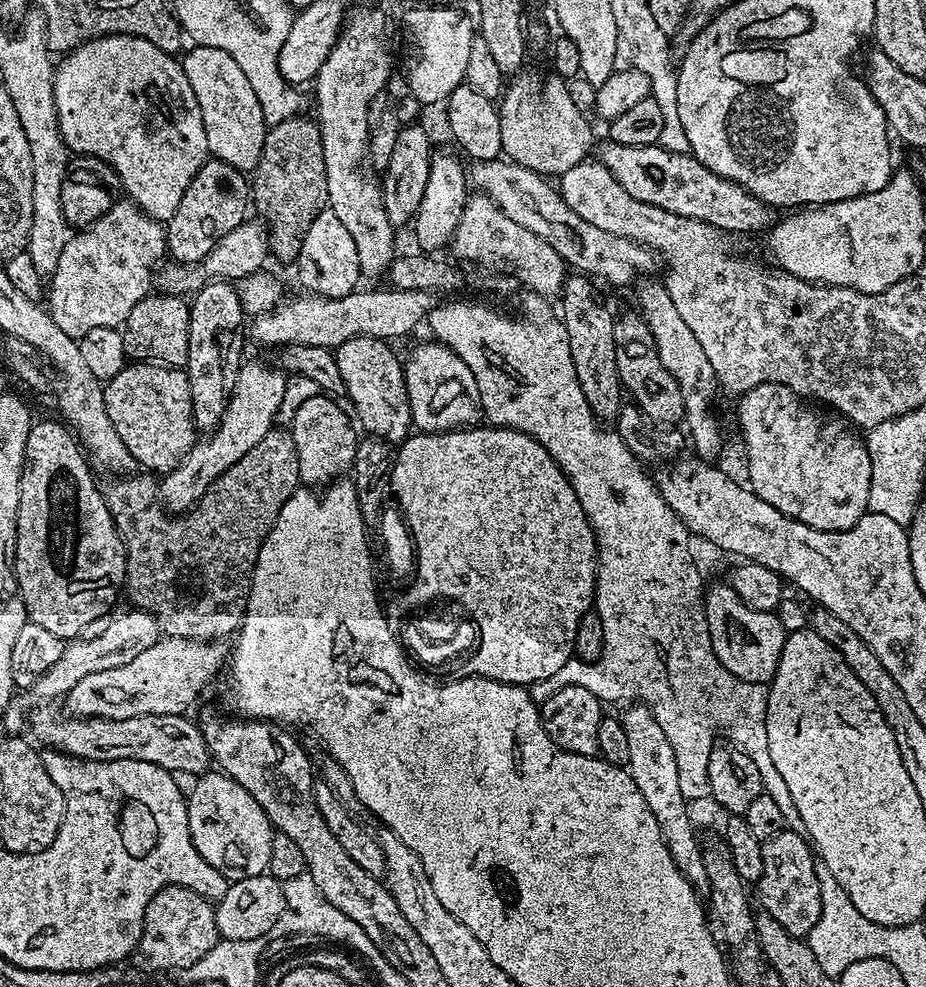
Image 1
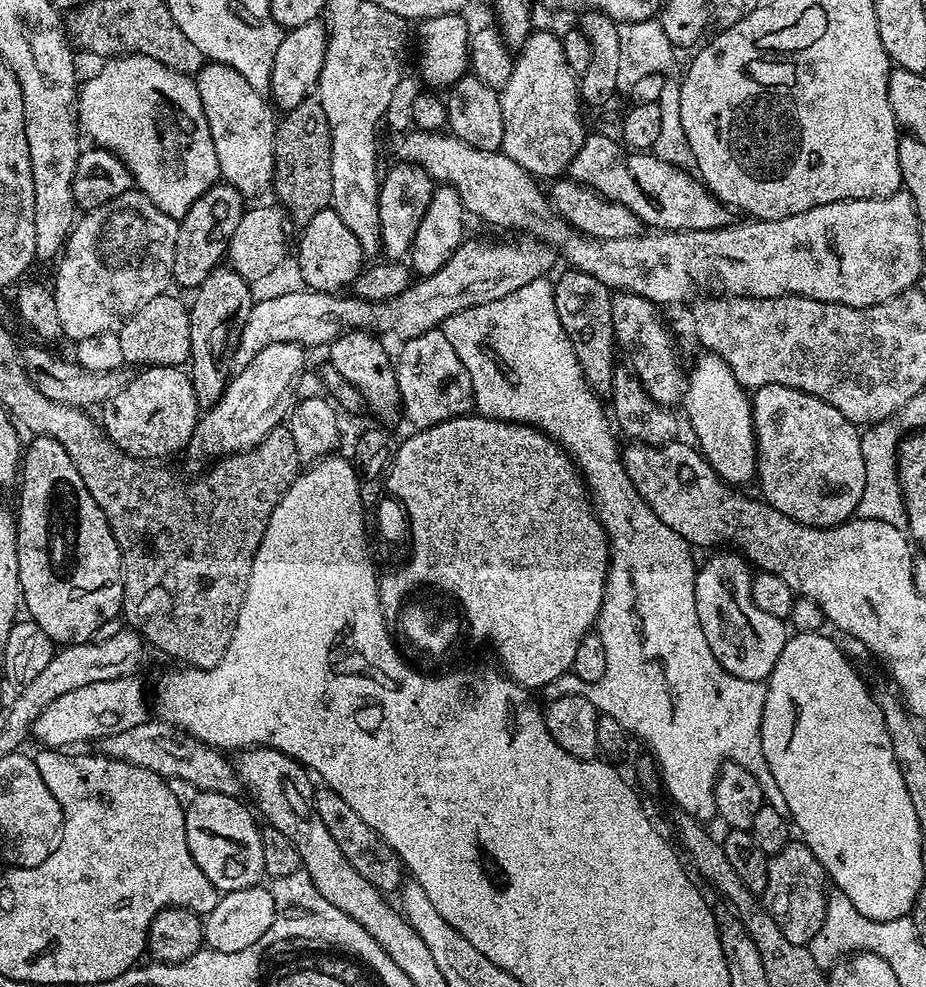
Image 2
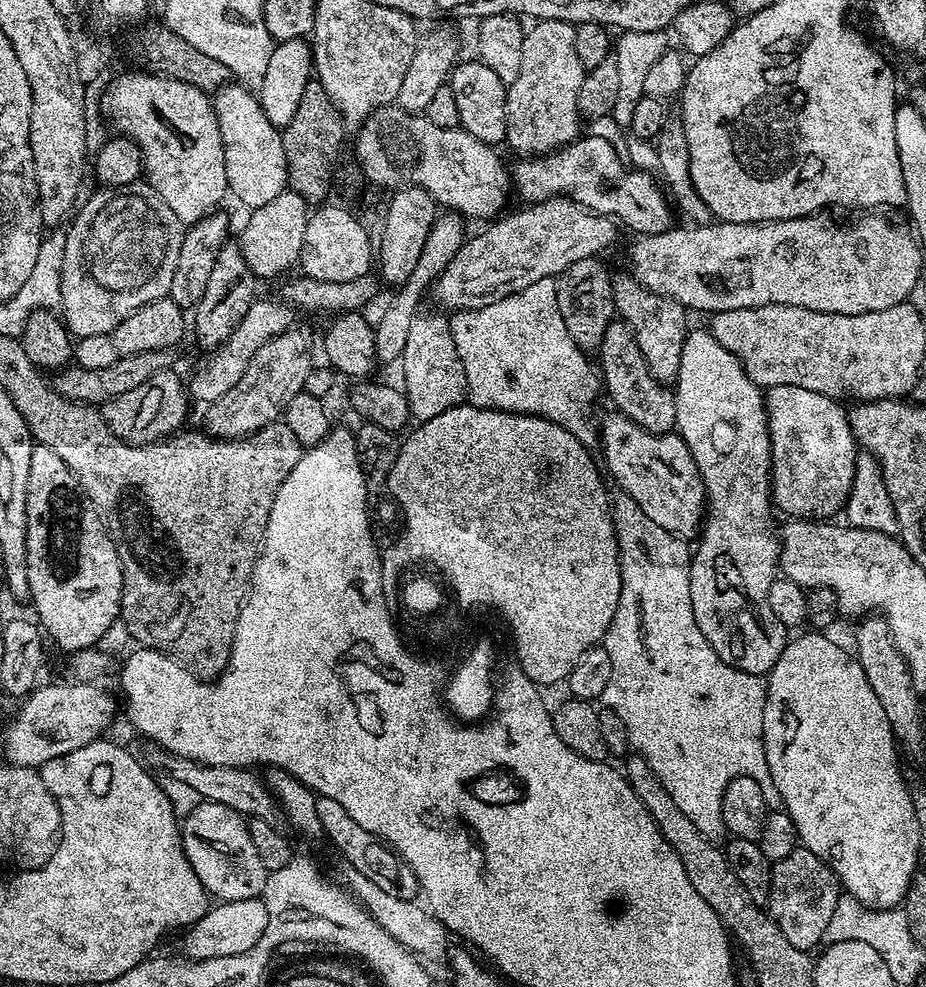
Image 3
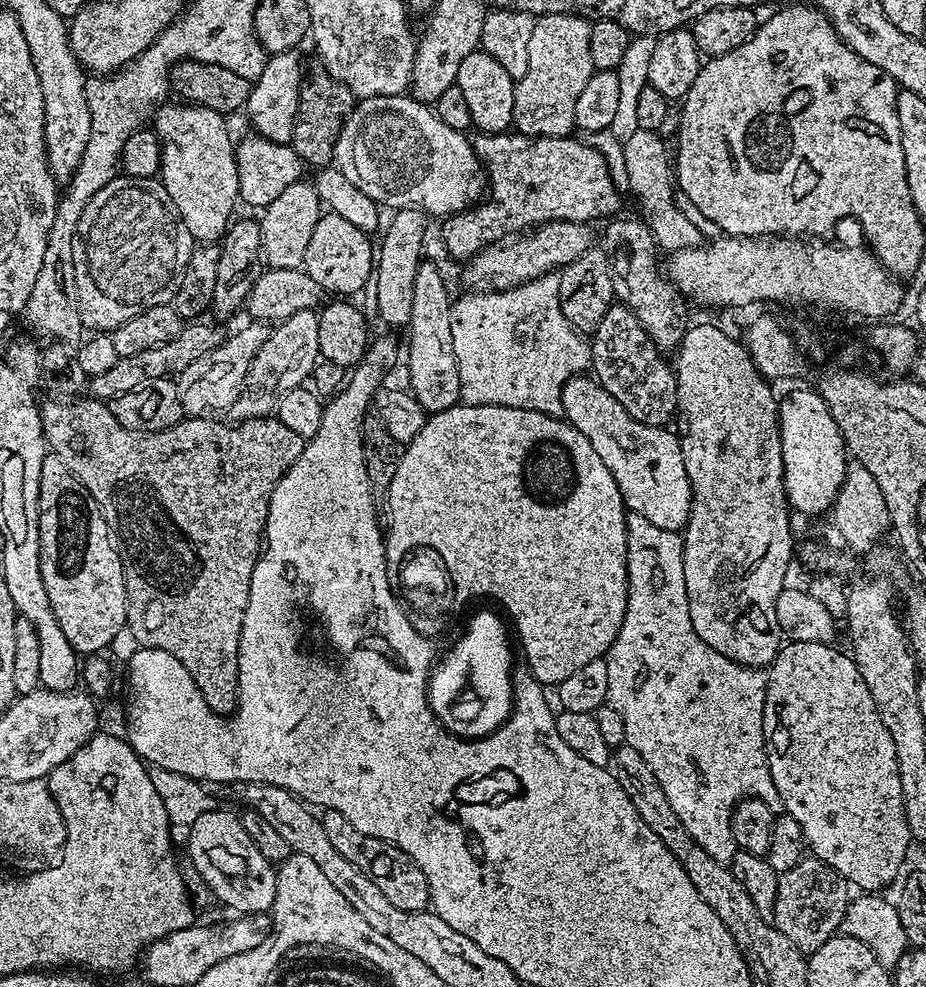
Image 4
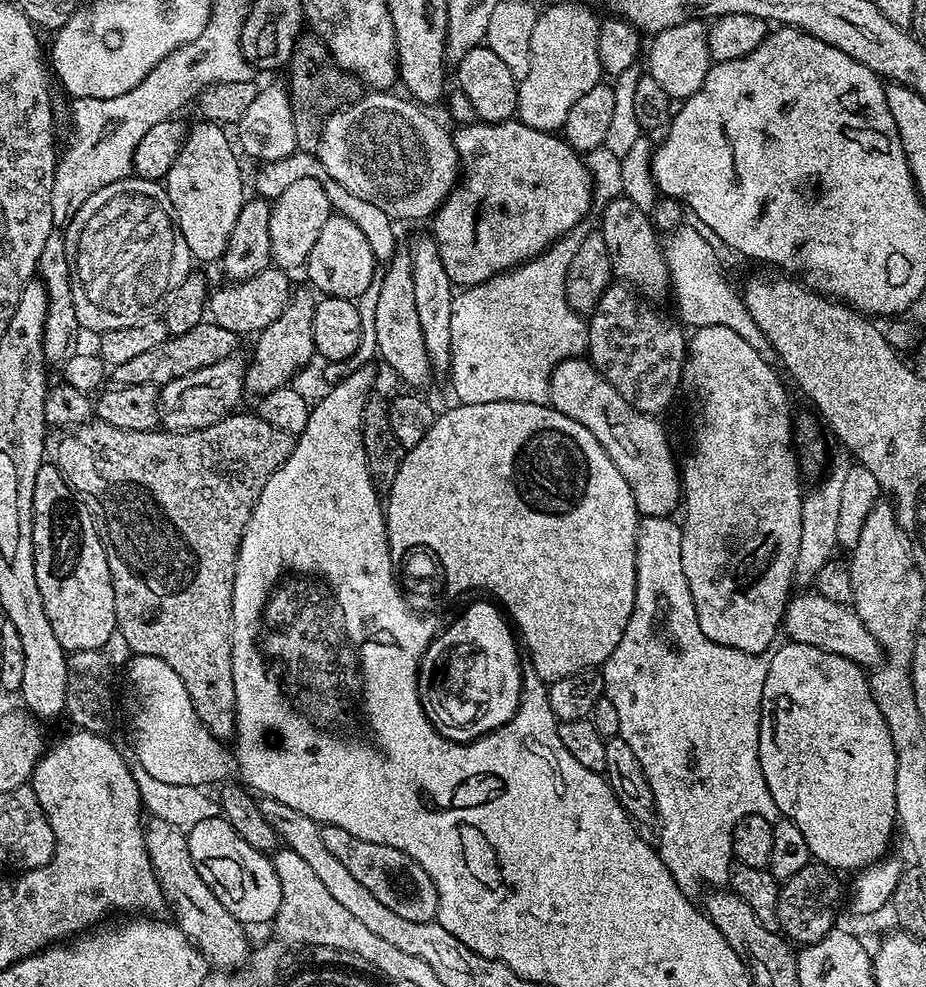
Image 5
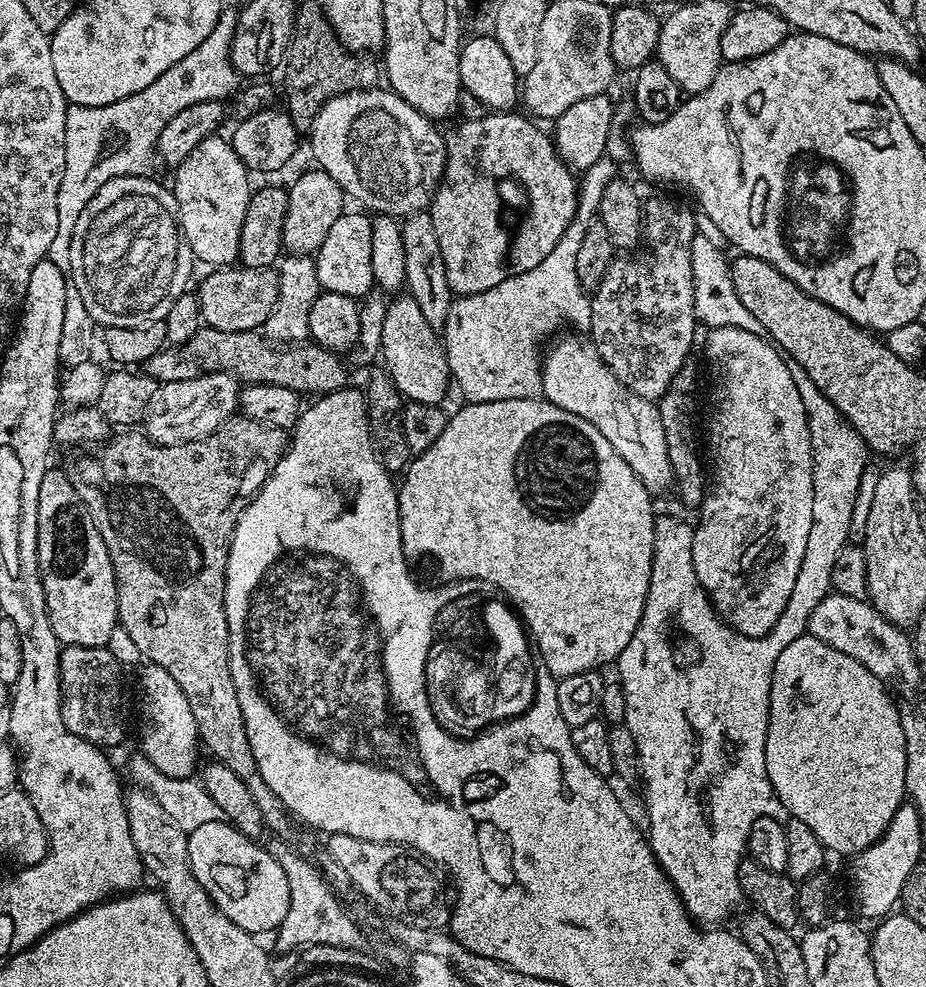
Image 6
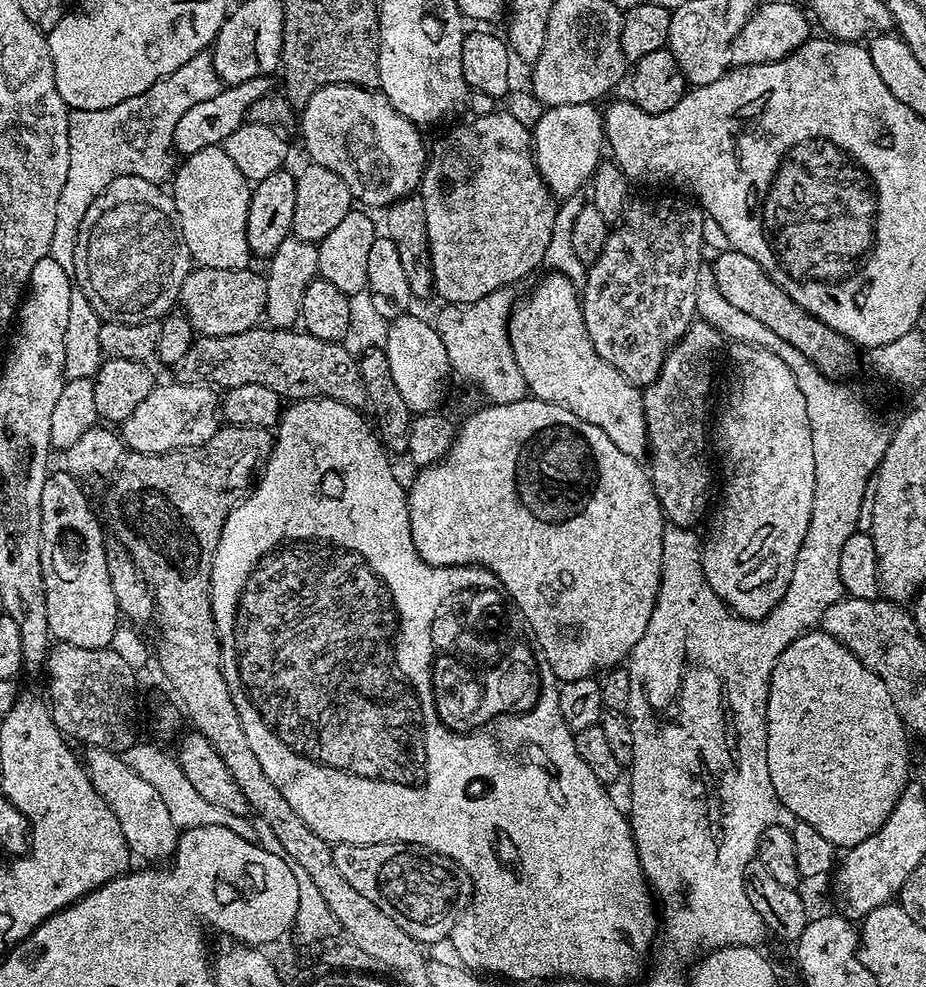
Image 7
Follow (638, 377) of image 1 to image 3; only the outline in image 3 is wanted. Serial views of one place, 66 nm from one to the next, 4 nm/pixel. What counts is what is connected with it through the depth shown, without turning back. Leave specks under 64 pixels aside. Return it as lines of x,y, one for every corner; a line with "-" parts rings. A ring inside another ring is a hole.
630,274
616,276
612,281
616,316
631,330
632,337
638,342
638,350
642,350
642,358
646,358
646,366
650,374
661,384
668,386
678,374
678,366
682,362
682,346
687,338
690,325
686,317
686,309
677,300
662,294
654,294
646,286
642,286

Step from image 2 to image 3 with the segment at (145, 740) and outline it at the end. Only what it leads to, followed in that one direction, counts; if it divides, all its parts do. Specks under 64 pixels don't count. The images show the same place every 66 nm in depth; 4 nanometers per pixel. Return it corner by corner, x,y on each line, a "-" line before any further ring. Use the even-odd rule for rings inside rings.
153,747
146,764
149,769
165,776
178,778
178,782
186,782
193,790
198,790
201,801
209,800
218,802
222,806
230,806
240,816
265,820
274,825
279,825
282,813
277,805
267,783
256,778
256,772
247,768
226,768
224,766
210,766
209,764
196,764
193,760
187,760
181,756
173,756
172,753
162,748

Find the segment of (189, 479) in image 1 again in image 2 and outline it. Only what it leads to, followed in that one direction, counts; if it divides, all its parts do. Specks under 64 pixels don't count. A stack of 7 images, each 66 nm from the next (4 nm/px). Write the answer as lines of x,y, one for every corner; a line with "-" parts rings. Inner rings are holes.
274,342
274,346
258,350
247,366
229,379
218,403
199,417
188,442
186,456
196,464
207,465
258,446
270,430
281,427
298,400
296,387
306,371
304,355
306,352
301,345
290,342

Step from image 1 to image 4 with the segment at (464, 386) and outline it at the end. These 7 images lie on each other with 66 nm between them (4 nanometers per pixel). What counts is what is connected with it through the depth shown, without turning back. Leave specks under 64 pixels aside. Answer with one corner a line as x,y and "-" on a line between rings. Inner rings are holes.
428,260
421,261
414,280
406,360
408,356
409,389
412,395
418,398
424,411
429,414
450,409
461,401
461,379
458,375
457,359
454,356
454,338
451,337
451,301
452,294
449,294
437,266

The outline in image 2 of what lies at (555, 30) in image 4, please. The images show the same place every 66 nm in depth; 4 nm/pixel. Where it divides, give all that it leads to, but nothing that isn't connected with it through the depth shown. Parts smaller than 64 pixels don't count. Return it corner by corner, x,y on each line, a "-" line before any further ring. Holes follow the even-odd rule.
533,31
512,65
510,82
499,89
502,110
502,150
532,176
560,178
584,145
586,129
580,117
578,76
566,66
557,33

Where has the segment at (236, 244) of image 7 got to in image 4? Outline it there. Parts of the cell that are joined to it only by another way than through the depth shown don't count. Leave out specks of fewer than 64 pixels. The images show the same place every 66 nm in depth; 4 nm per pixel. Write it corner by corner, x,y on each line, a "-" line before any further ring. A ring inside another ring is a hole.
180,102
177,108
157,111
154,131
160,139
158,179
168,191
193,241
216,242
228,230
236,204
240,200
238,166
234,140
228,133
225,113

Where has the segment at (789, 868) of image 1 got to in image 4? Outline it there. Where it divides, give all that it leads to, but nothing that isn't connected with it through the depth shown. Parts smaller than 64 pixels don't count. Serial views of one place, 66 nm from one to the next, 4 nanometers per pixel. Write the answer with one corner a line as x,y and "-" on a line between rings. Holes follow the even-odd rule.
805,856
796,866
778,874
778,892
775,894
774,910
770,922
774,928
779,930
787,941
798,951
809,956
814,950
818,950
823,942
839,931
845,910
850,901
849,885
844,877
840,876
832,867
825,866
822,861
813,856

